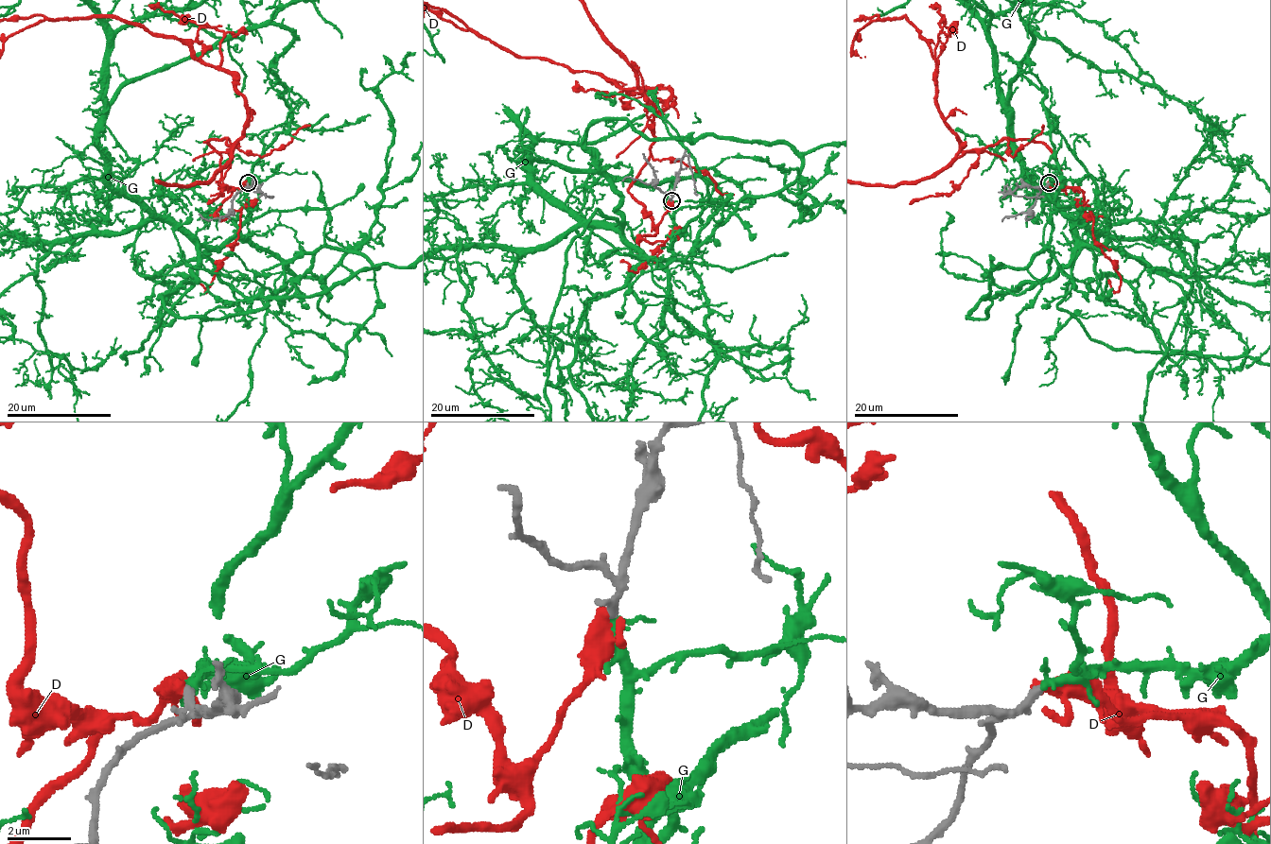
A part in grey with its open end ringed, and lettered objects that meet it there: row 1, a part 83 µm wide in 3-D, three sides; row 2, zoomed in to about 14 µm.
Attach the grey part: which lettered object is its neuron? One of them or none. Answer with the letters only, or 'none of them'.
G

